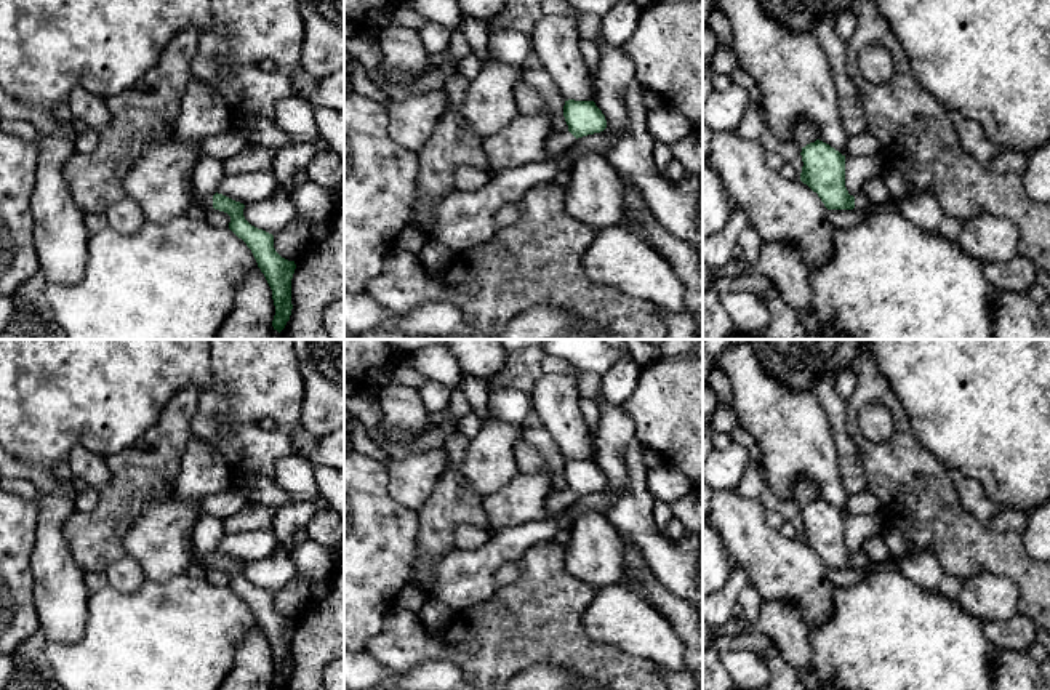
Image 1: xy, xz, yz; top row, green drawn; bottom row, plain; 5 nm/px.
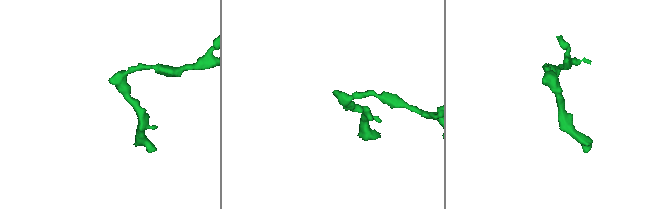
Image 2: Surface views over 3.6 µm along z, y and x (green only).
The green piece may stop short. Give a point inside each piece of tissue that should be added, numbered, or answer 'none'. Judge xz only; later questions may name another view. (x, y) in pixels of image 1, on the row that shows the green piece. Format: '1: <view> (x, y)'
1: xz (557, 143)

